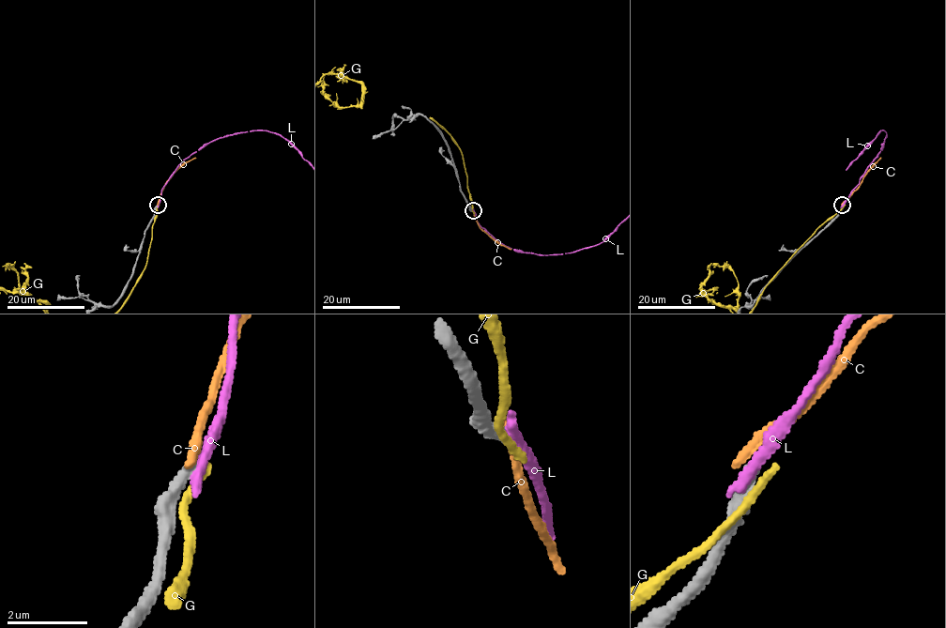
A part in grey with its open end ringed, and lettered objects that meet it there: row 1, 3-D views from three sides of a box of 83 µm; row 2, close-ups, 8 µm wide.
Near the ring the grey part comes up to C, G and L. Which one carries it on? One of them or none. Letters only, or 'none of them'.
none of them

